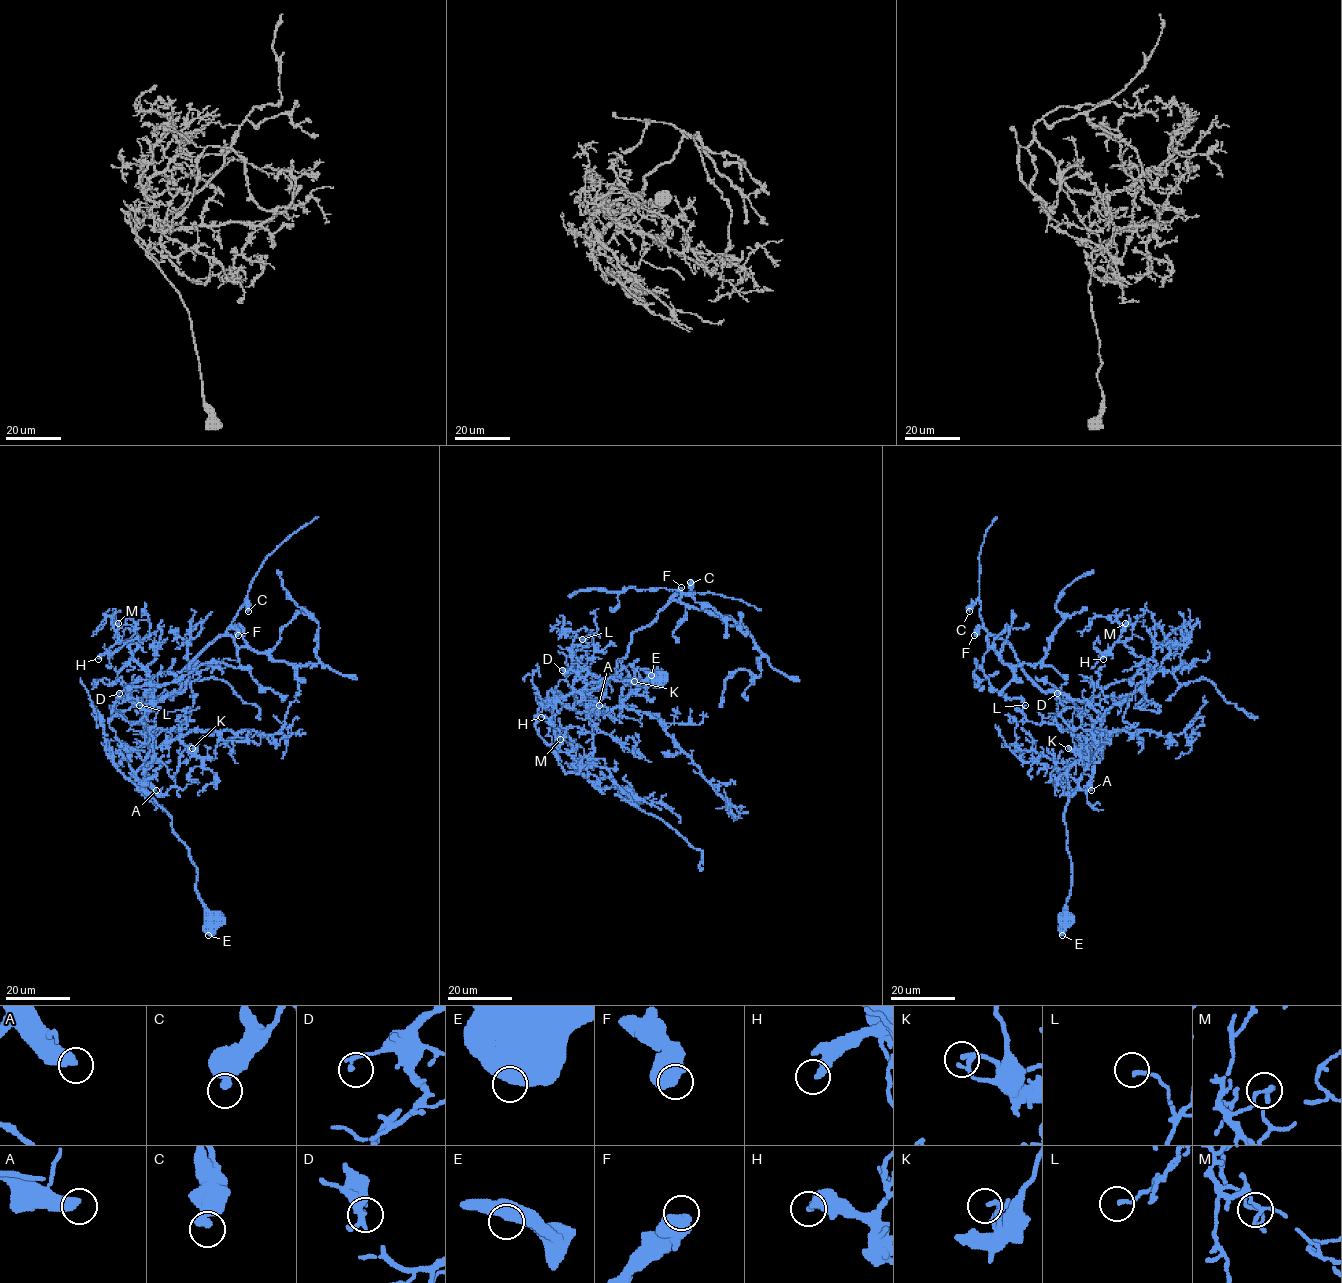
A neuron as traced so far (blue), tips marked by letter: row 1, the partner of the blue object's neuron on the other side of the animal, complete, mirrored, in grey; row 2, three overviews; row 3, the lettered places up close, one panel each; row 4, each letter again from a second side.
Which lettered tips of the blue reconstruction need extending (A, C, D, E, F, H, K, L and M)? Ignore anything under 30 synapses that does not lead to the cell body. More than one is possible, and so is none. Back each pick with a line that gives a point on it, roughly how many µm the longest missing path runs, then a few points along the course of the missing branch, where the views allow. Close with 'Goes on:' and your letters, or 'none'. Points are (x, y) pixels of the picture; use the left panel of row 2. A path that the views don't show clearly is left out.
A: Place: (156, 790). Missing length about 100 µm. Course of what is missing: (156, 790), (179, 805), (191, 806), (245, 787), (277, 752), (299, 748), (330, 753), (360, 721), (361, 726)
Goes on: A

